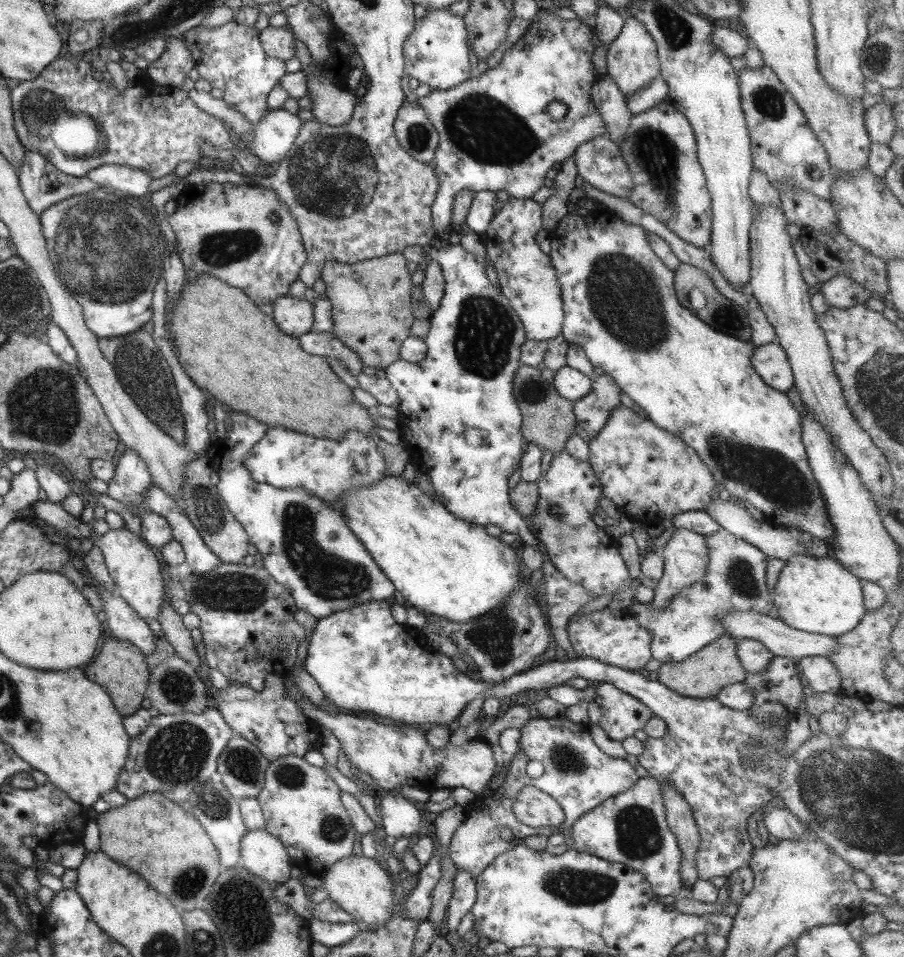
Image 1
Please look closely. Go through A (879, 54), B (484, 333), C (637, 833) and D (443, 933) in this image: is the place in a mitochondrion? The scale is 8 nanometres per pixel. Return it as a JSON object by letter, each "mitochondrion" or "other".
{"A":"mitochondrion","B":"mitochondrion","C":"mitochondrion","D":"other"}

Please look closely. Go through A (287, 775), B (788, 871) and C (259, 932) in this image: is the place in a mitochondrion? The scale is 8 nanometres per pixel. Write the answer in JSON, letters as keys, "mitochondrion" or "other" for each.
{"A":"mitochondrion","B":"other","C":"mitochondrion"}

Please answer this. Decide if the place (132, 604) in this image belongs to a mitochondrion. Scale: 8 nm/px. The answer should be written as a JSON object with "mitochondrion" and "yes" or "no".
{"mitochondrion":"no"}

